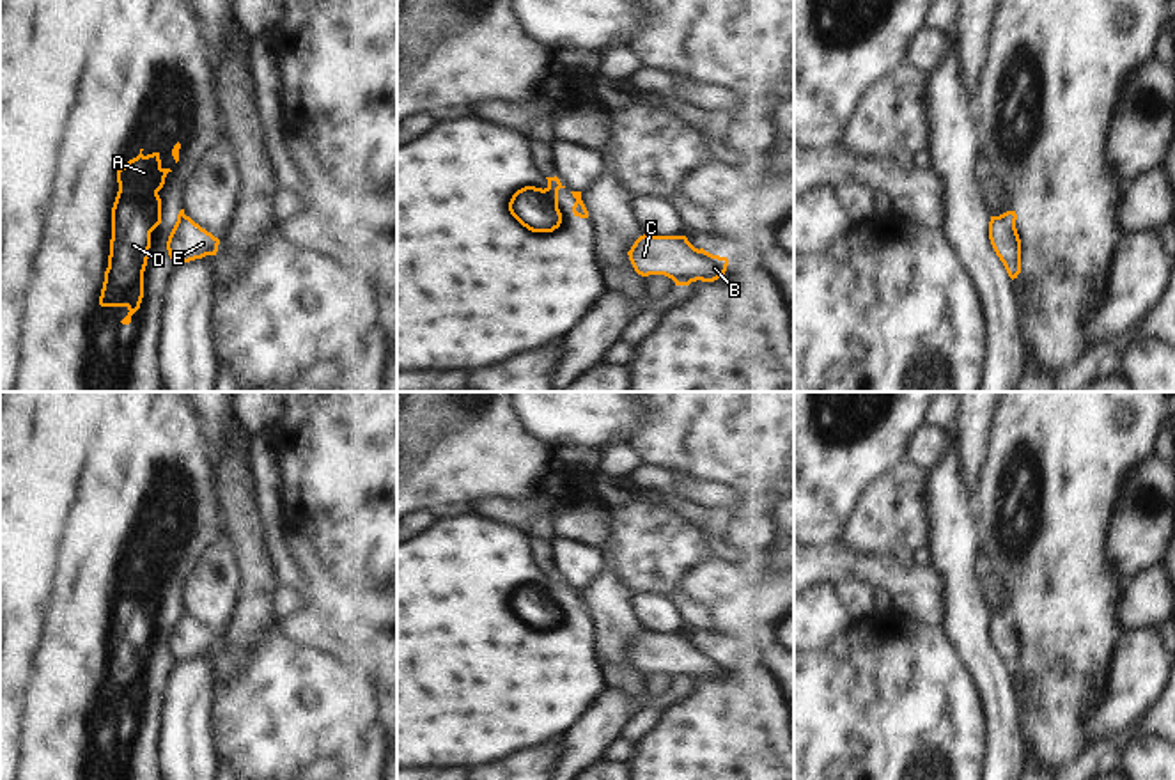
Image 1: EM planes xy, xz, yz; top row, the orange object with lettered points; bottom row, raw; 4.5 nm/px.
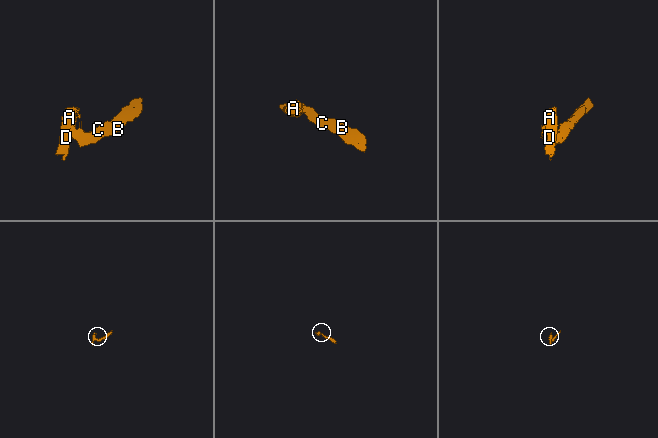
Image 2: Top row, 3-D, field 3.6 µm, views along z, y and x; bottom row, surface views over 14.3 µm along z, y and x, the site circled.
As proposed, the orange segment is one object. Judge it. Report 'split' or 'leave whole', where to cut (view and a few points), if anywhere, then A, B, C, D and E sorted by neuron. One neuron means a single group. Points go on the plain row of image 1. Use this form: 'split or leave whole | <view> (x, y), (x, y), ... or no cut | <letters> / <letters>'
split | xz (576, 596), (587, 614) | A D / B C E

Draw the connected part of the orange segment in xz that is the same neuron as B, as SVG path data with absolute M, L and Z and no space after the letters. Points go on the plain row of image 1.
M645 629L627 649L634 668L642 674L665 672L675 682L714 679L727 668L728 656L695 645L686 633L654 633Z

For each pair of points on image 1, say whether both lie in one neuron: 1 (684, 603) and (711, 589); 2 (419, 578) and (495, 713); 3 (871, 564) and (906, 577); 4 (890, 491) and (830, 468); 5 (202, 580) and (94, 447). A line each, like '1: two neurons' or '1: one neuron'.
1: two neurons
2: one neuron
3: one neuron
4: two neurons
5: two neurons

